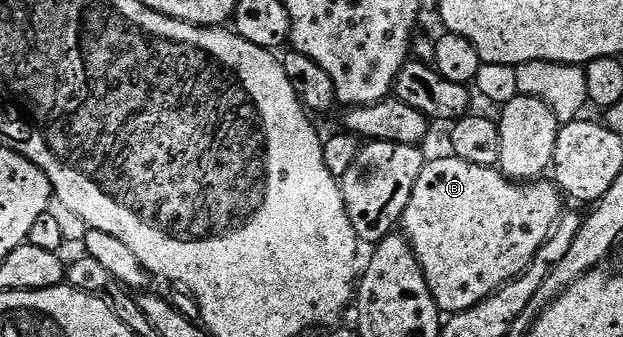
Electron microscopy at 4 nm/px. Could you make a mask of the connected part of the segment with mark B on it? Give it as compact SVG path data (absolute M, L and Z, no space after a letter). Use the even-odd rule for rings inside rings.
M447 157L425 161L422 176L418 176L418 184L414 184L410 204L406 204L402 233L418 256L436 307L451 316L474 308L519 278L552 235L552 229L565 213L566 202L555 181L537 180L521 184L504 177L499 169L491 166L466 164L461 158Z

